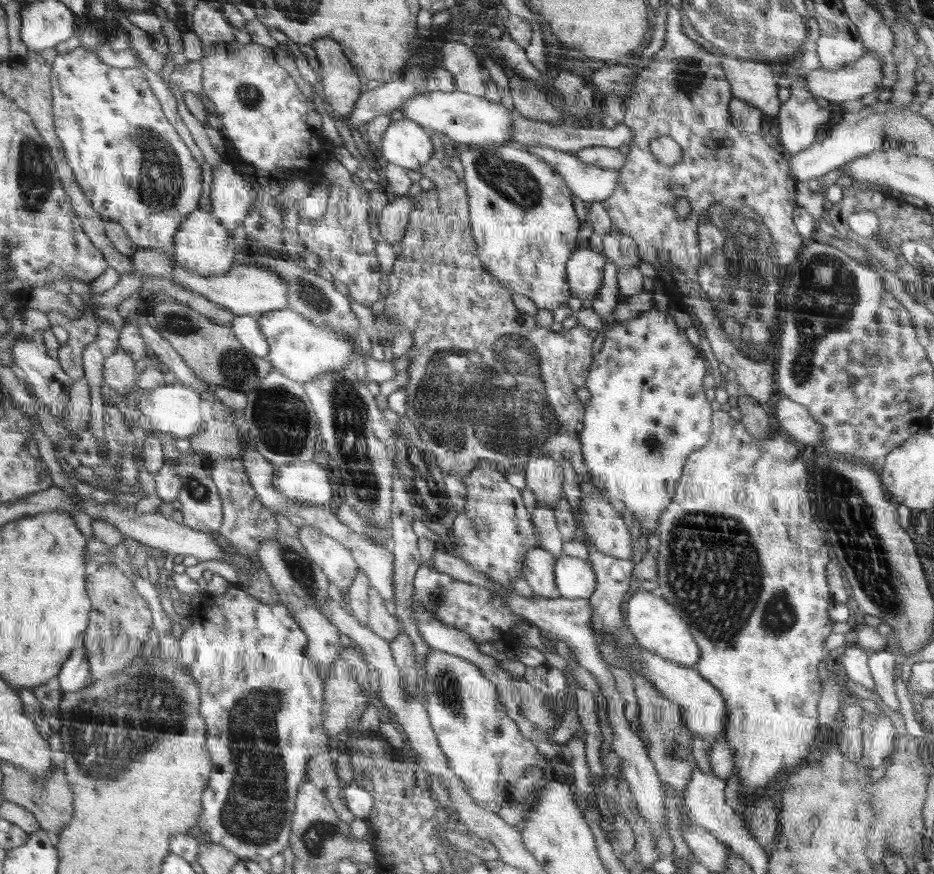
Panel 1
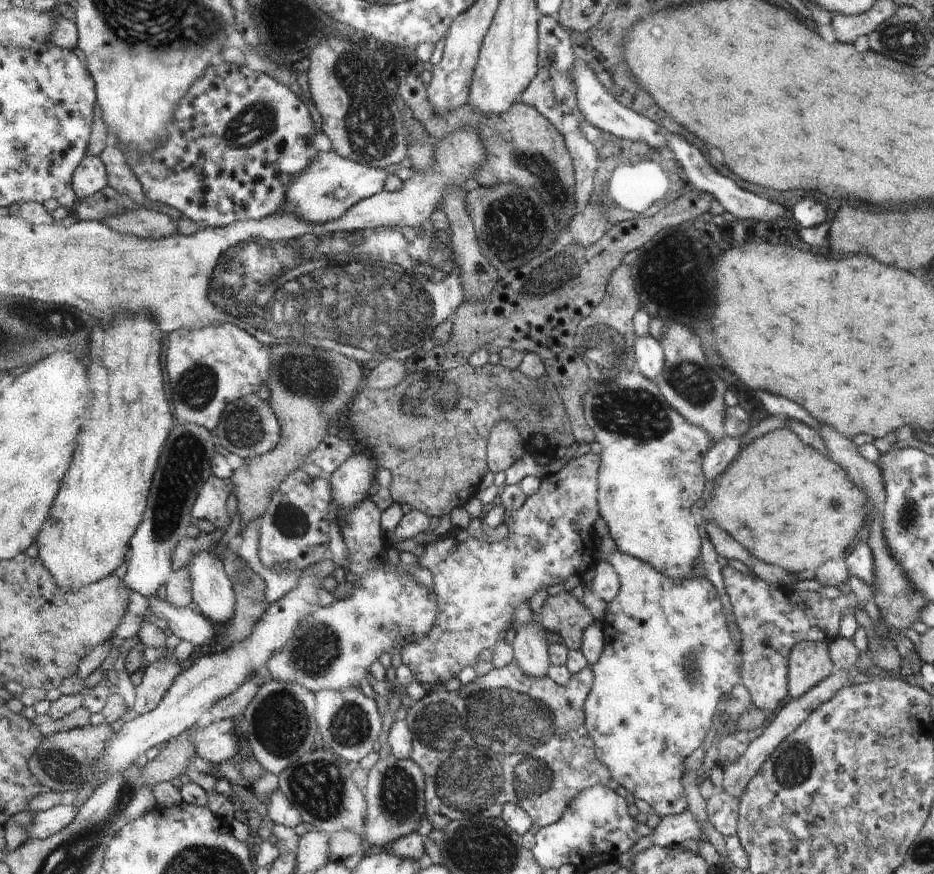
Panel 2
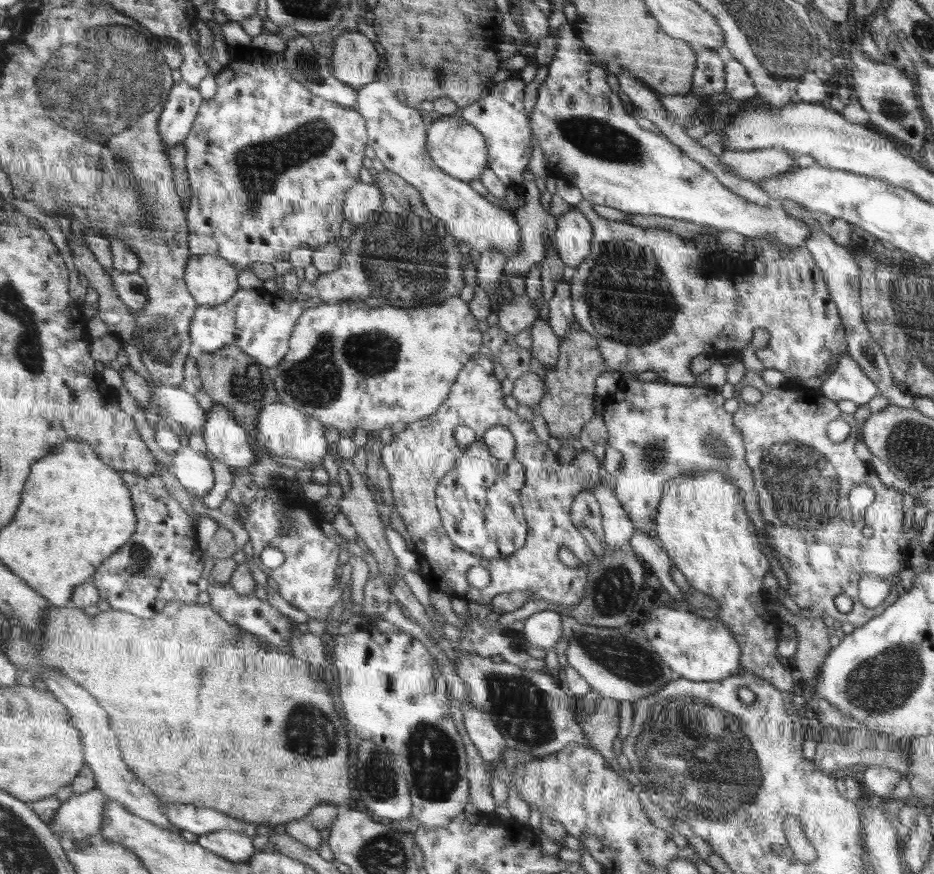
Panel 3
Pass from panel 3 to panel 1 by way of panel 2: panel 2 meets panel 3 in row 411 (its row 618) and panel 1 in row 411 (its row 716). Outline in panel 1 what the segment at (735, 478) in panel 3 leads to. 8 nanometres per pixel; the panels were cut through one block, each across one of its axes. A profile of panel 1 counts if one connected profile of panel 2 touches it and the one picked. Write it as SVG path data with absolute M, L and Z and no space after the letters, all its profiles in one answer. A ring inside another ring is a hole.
M654 308L646 310L646 312L640 312L638 316L630 320L618 320L617 323L614 323L614 326L606 329L602 348L600 348L600 352L593 356L593 362L589 368L588 380L585 382L585 387L590 391L590 399L585 404L585 426L581 433L583 459L589 466L589 473L593 476L592 484L604 494L604 499L620 500L626 506L626 510L632 512L632 516L636 518L638 524L643 529L643 533L647 537L657 535L658 527L661 525L661 514L664 512L664 508L672 501L675 484L684 472L685 462L692 453L708 444L709 438L712 436L712 406L702 396L704 394L704 389L702 388L704 374L706 374L704 360L698 356L696 346L692 346L688 342L686 334L684 334L684 329L680 330L674 324L674 317L670 313Z

